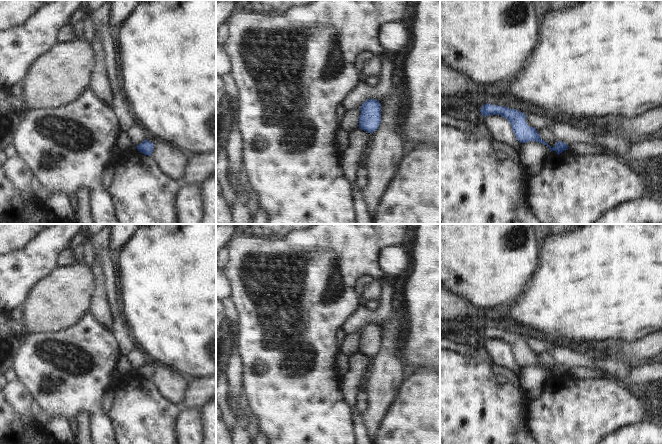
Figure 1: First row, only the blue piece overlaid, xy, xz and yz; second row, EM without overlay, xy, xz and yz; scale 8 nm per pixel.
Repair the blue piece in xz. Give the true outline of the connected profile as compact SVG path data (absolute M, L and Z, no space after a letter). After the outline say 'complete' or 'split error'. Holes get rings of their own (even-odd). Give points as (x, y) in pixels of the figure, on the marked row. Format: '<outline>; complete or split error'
M368 99L361 108L359 116L359 128L367 133L376 131L381 123L381 104L378 100Z; complete

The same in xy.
M145 139L141 144L137 145L136 147L138 151L143 153L144 155L151 156L154 144Z; complete

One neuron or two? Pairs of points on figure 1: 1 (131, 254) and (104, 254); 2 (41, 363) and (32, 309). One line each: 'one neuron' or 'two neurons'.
1: two neurons
2: two neurons

